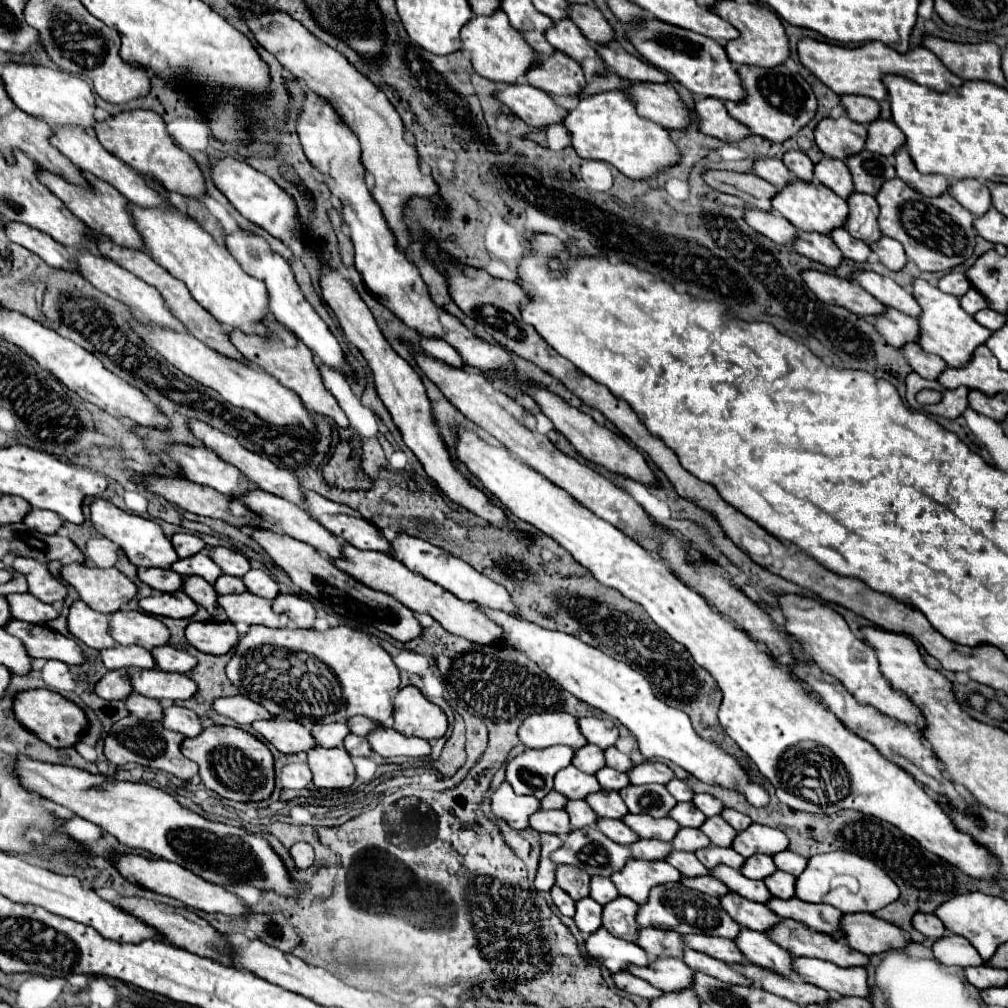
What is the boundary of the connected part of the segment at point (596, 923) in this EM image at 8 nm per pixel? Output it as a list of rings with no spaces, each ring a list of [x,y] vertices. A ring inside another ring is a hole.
[[[591,897],[587,899],[581,899],[577,903],[577,913],[575,913],[575,923],[579,927],[579,931],[587,937],[587,935],[593,935],[597,929],[603,927],[603,921],[601,921],[601,913],[603,913],[603,905],[595,903]]]

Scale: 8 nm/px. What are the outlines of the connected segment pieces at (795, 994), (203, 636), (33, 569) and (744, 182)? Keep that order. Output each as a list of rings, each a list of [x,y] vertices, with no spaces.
[[[747,963],[747,967],[735,967],[735,969],[747,977],[755,979],[755,983],[759,983],[759,987],[763,987],[765,991],[791,999],[803,1007],[807,1007],[811,1003],[827,1007],[835,999],[835,995],[831,995],[815,985],[809,985],[805,981],[795,981],[795,979],[779,979],[779,975],[771,975],[771,971],[763,971],[761,967],[755,967],[753,963]]]
[[[189,623],[187,641],[203,653],[225,655],[237,645],[237,629],[233,623]]]
[[[15,557],[13,569],[27,577],[29,593],[33,593],[33,595],[35,595],[37,599],[41,599],[43,603],[63,601],[63,599],[67,597],[67,587],[49,573],[47,565],[39,563],[39,561],[35,561],[35,559]]]
[[[707,171],[703,175],[707,185],[721,193],[729,193],[745,199],[761,211],[771,211],[771,199],[779,189],[753,173],[733,173],[733,171]]]

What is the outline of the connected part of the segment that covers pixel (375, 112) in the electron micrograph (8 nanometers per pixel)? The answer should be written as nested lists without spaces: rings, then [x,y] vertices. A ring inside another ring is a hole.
[[[275,11],[271,15],[253,17],[249,13],[243,15],[249,31],[255,35],[255,41],[273,53],[279,63],[289,69],[297,79],[301,79],[311,91],[319,91],[319,95],[331,99],[339,117],[349,125],[351,131],[359,137],[361,143],[361,163],[373,179],[373,199],[379,203],[387,225],[397,237],[399,249],[407,249],[409,231],[403,223],[405,199],[411,195],[429,197],[437,205],[443,201],[437,195],[437,185],[431,175],[423,175],[419,169],[417,149],[405,141],[405,127],[399,113],[391,107],[389,99],[381,89],[377,89],[365,75],[361,75],[341,53],[319,41],[311,35],[299,21],[291,19],[283,11]]]

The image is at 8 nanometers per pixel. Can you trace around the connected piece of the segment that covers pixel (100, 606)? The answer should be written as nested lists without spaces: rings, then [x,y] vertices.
[[[71,563],[61,569],[63,579],[73,585],[79,597],[99,613],[115,613],[123,609],[135,595],[137,585],[119,569],[93,569],[87,565]]]

